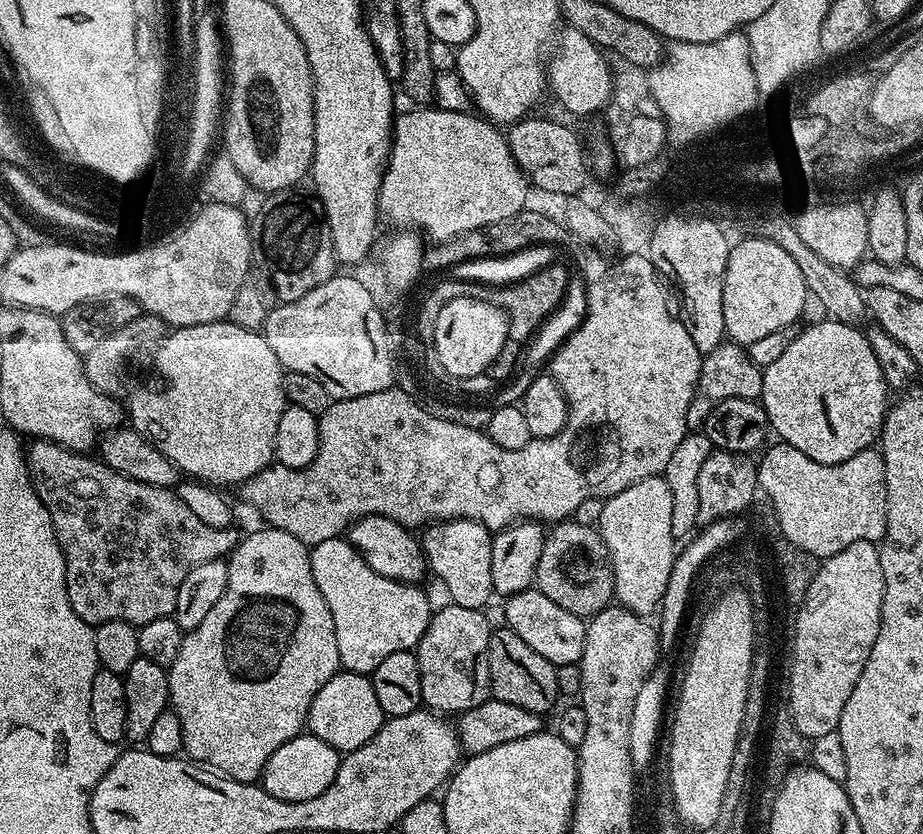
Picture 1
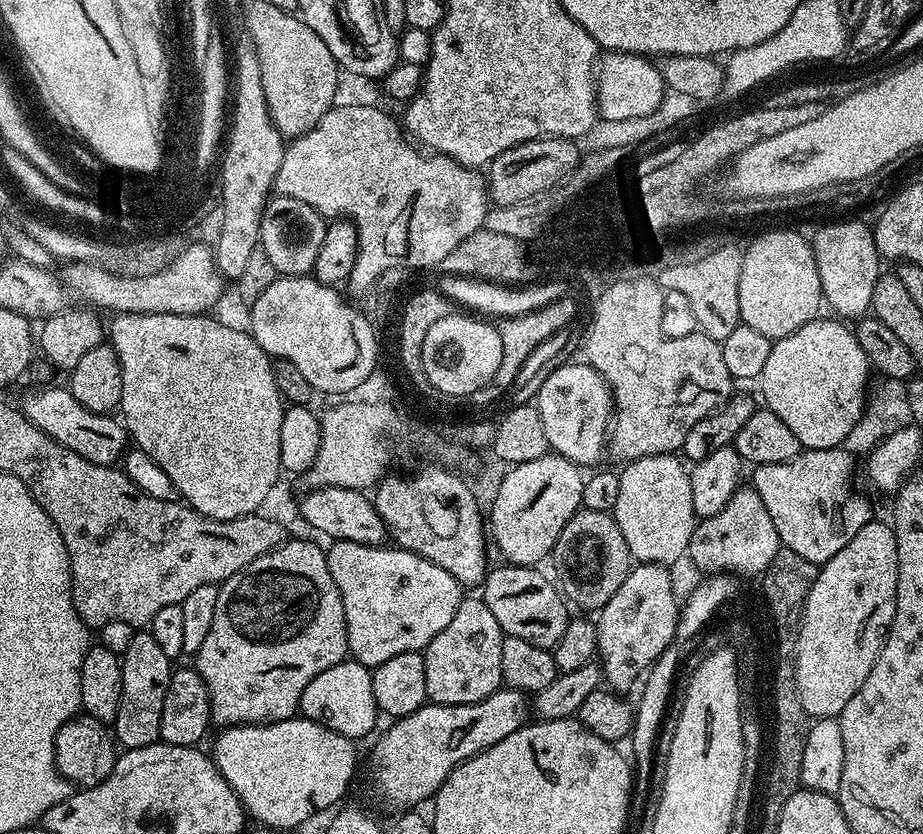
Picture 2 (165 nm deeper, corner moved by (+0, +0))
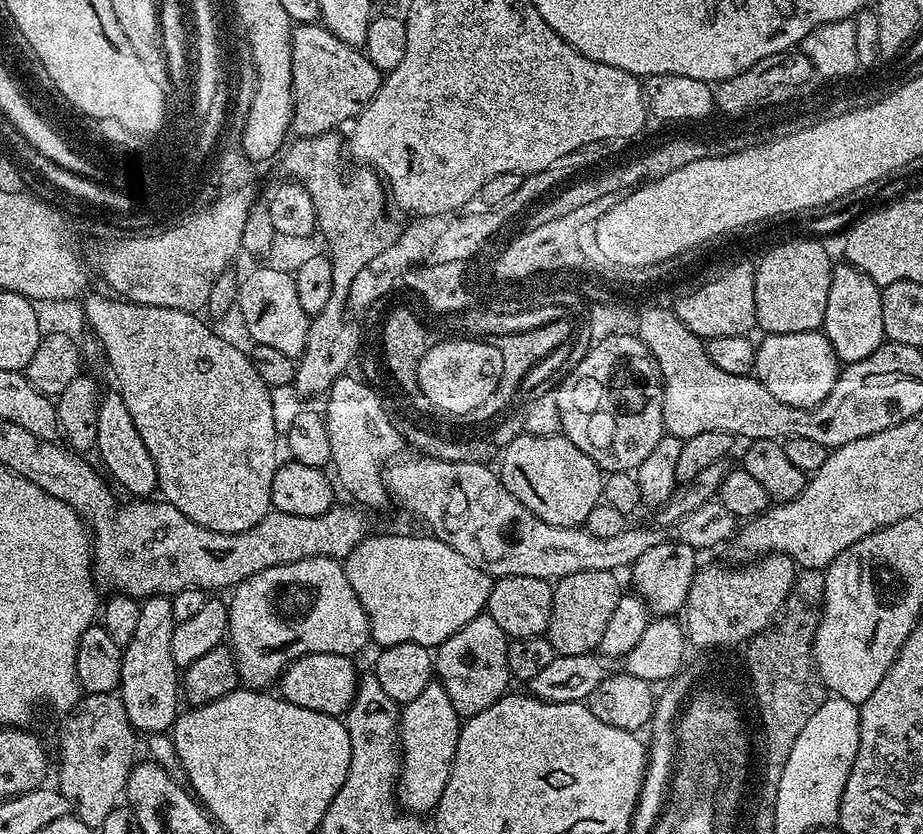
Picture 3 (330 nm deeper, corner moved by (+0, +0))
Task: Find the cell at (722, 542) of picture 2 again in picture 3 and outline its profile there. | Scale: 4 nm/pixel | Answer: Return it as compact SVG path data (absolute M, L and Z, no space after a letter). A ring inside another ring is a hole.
M769 552L768 555L759 557L751 562L745 563L743 566L732 566L736 568L704 568L701 567L694 579L692 579L692 585L690 586L690 594L688 595L688 603L686 605L686 613L688 612L688 624L686 620L686 636L696 648L732 648L735 644L743 645L754 636L759 636L760 633L766 631L768 627L779 616L781 608L784 607L786 598L790 594L790 586L794 586L794 578L798 571L798 565L796 561L792 560L788 556L784 556L781 552Z

